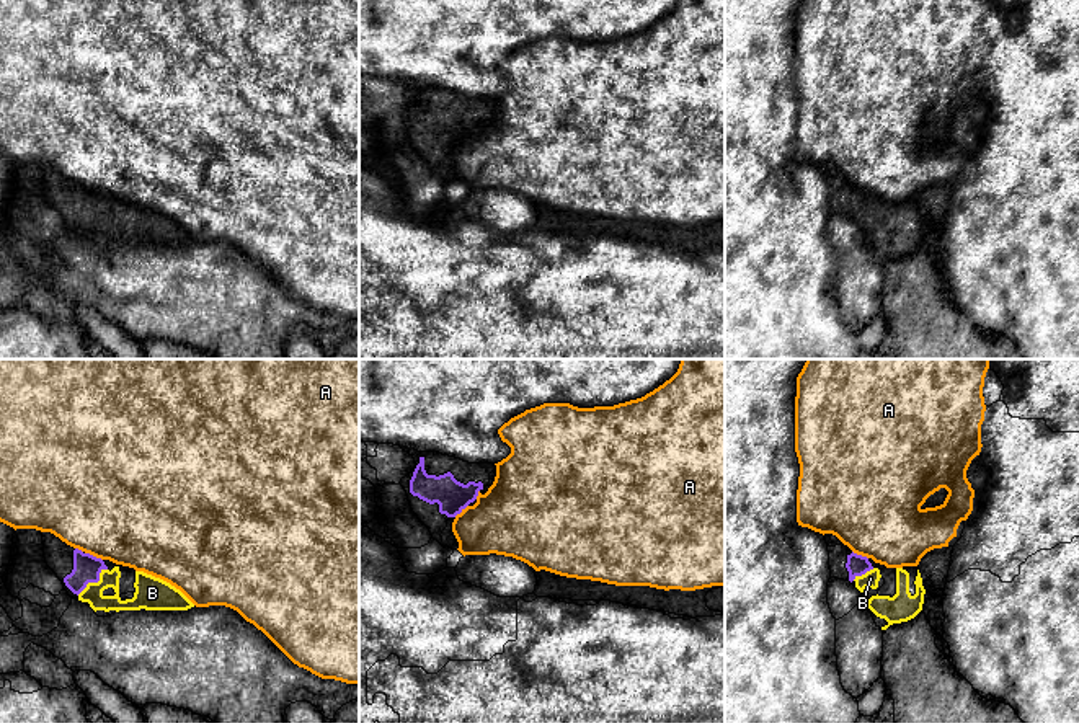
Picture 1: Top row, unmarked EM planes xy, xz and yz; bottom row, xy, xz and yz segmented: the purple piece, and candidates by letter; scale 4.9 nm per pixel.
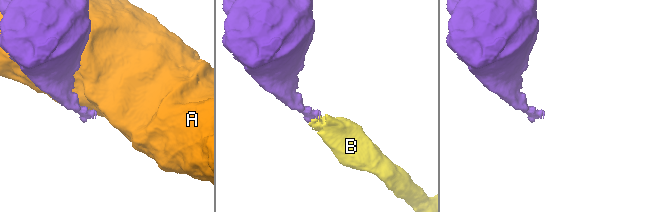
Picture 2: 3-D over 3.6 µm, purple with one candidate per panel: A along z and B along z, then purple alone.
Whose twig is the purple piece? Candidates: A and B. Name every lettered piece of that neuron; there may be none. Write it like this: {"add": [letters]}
{"add": ["B"]}

